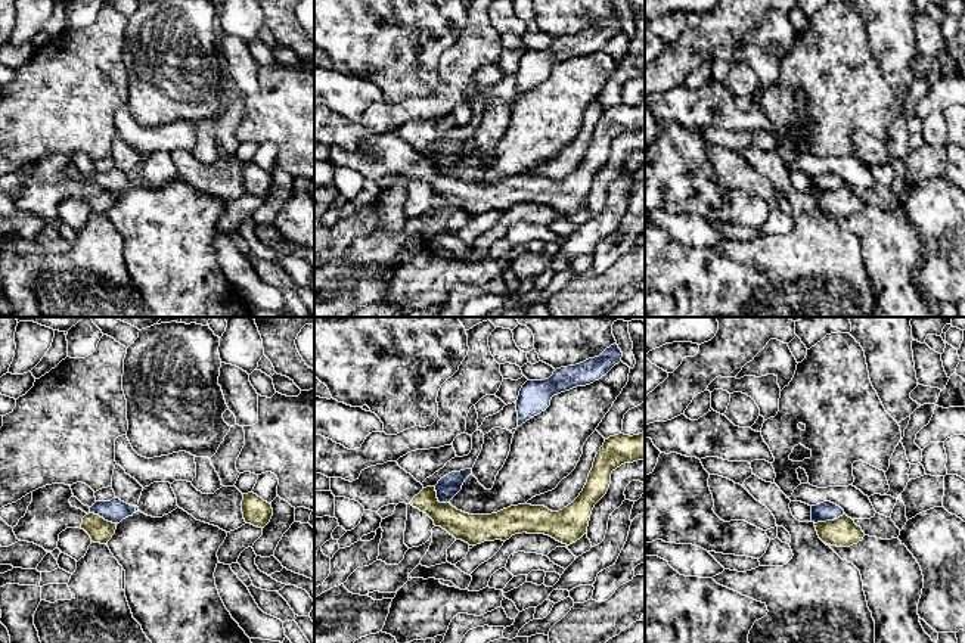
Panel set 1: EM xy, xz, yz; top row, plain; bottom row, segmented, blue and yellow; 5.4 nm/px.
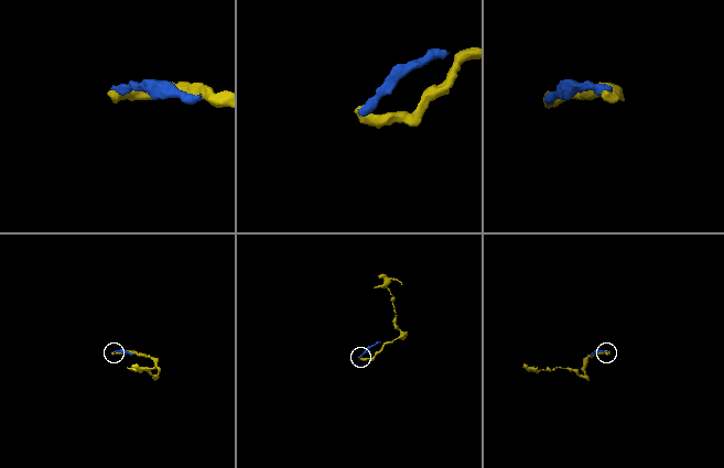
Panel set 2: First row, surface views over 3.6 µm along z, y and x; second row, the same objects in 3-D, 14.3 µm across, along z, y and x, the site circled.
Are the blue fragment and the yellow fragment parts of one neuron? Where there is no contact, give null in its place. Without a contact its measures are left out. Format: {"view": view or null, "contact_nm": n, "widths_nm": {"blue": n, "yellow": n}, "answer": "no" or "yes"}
{"view": "yz", "contact_nm": 180, "widths_nm": {"blue": 110, "yellow": 160}, "answer": "no"}

